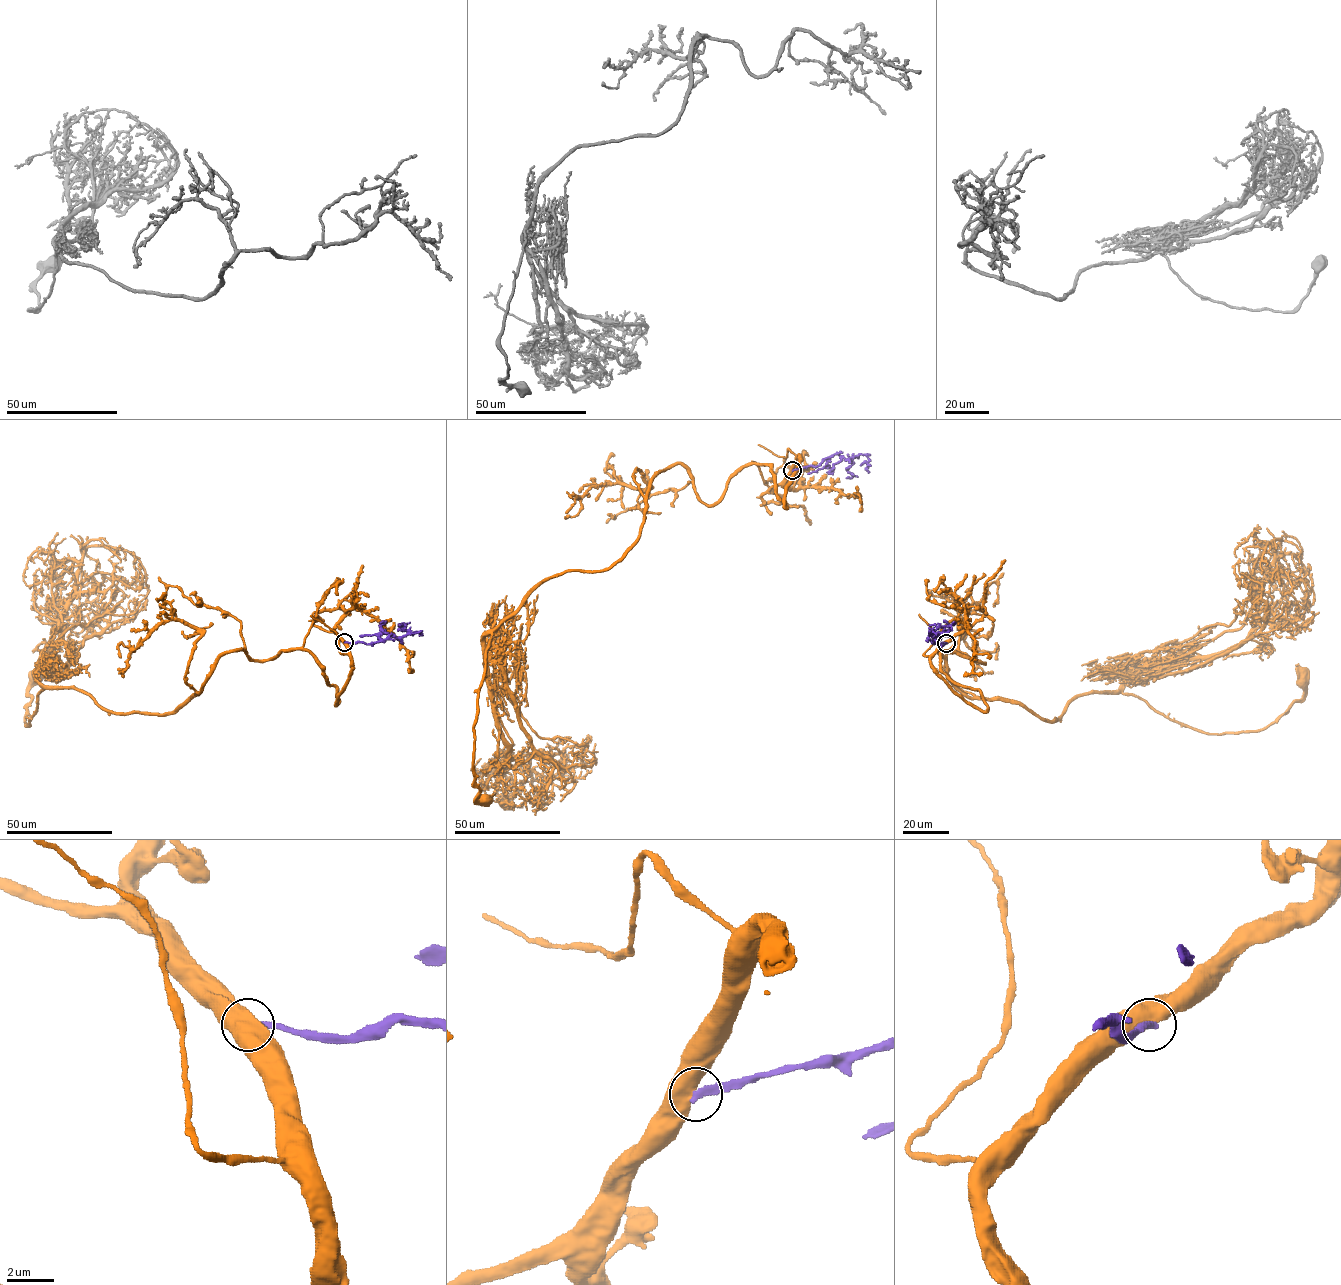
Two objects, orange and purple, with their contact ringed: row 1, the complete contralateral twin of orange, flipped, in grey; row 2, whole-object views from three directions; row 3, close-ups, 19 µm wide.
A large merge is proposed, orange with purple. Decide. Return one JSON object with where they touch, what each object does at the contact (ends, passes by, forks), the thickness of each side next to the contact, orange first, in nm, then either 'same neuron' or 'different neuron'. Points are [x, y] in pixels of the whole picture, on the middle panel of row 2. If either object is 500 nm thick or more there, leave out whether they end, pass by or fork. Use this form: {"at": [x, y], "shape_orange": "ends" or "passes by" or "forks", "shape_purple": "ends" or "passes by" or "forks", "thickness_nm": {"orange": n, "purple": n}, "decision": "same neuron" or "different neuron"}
{"at": [792, 470], "thickness_nm": {"orange": 550, "purple": 320}, "decision": "different neuron"}

